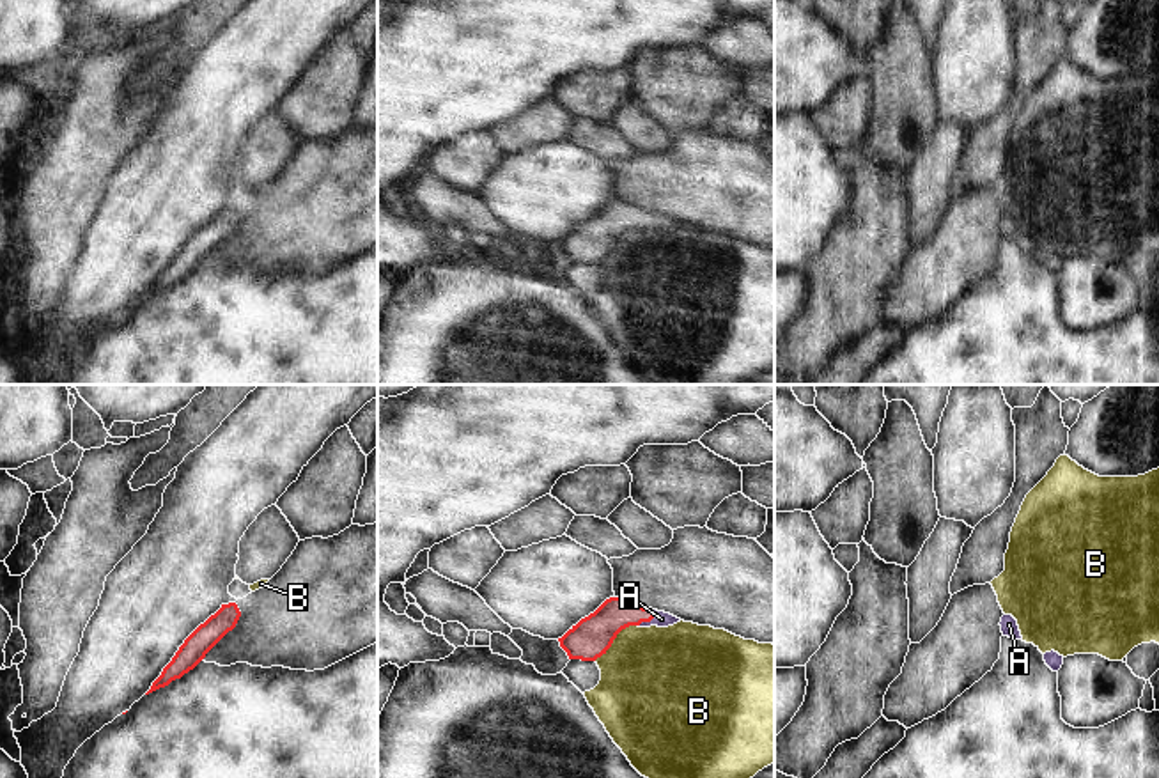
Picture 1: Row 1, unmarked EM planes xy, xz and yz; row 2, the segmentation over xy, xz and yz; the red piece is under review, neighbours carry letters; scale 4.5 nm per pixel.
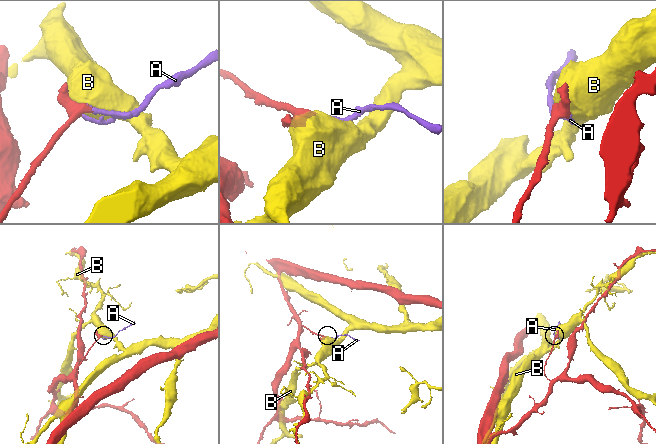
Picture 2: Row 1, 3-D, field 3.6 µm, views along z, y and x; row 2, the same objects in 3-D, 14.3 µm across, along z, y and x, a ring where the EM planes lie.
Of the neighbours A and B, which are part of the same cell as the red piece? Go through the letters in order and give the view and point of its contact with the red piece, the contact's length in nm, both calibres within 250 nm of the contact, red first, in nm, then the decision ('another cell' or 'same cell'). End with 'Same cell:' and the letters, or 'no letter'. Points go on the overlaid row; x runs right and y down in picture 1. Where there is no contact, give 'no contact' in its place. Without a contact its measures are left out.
A: xz (649, 621) | 110 nm | 170/70 nm | same cell
B: xz (615, 637) | 260 nm | 180/460 nm | another cell
Same cell: A

